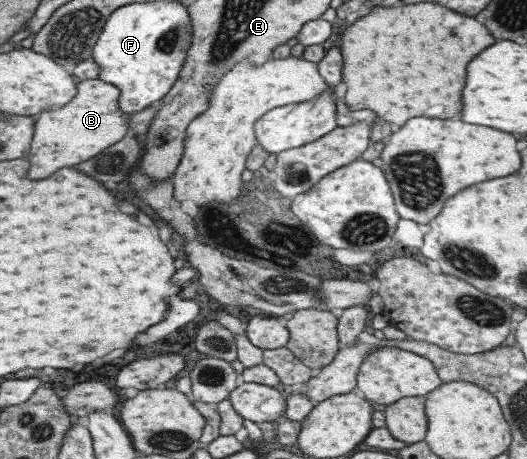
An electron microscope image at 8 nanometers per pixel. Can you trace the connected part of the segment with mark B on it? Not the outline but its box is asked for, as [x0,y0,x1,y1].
[27,79,129,180]

